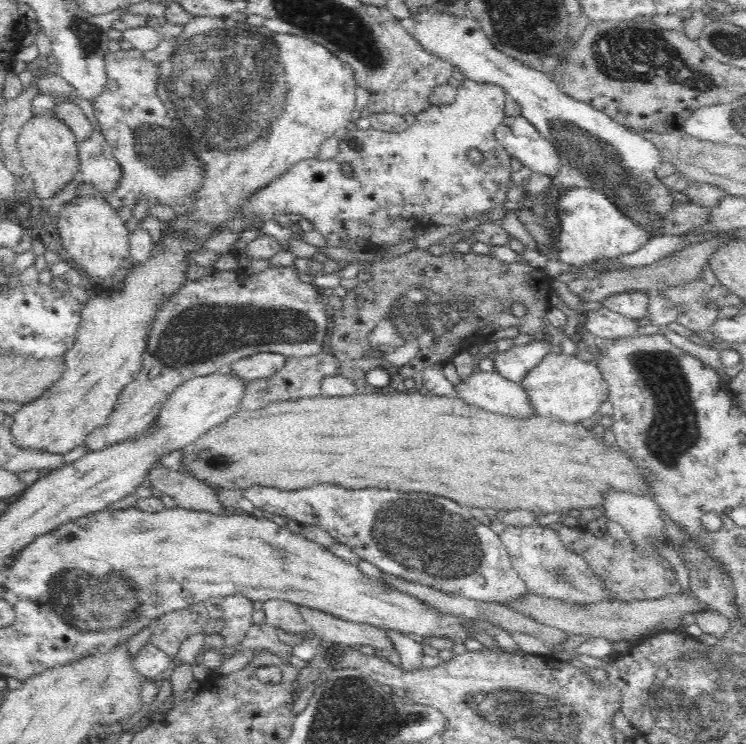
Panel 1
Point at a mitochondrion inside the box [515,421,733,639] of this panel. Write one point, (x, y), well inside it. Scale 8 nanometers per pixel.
(554, 572)

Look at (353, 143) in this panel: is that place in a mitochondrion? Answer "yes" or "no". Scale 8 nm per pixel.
no

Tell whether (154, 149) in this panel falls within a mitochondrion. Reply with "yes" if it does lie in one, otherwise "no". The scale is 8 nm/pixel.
yes

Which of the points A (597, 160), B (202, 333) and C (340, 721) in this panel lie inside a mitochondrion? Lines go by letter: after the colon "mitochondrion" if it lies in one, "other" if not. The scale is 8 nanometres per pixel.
A: mitochondrion
B: mitochondrion
C: mitochondrion

